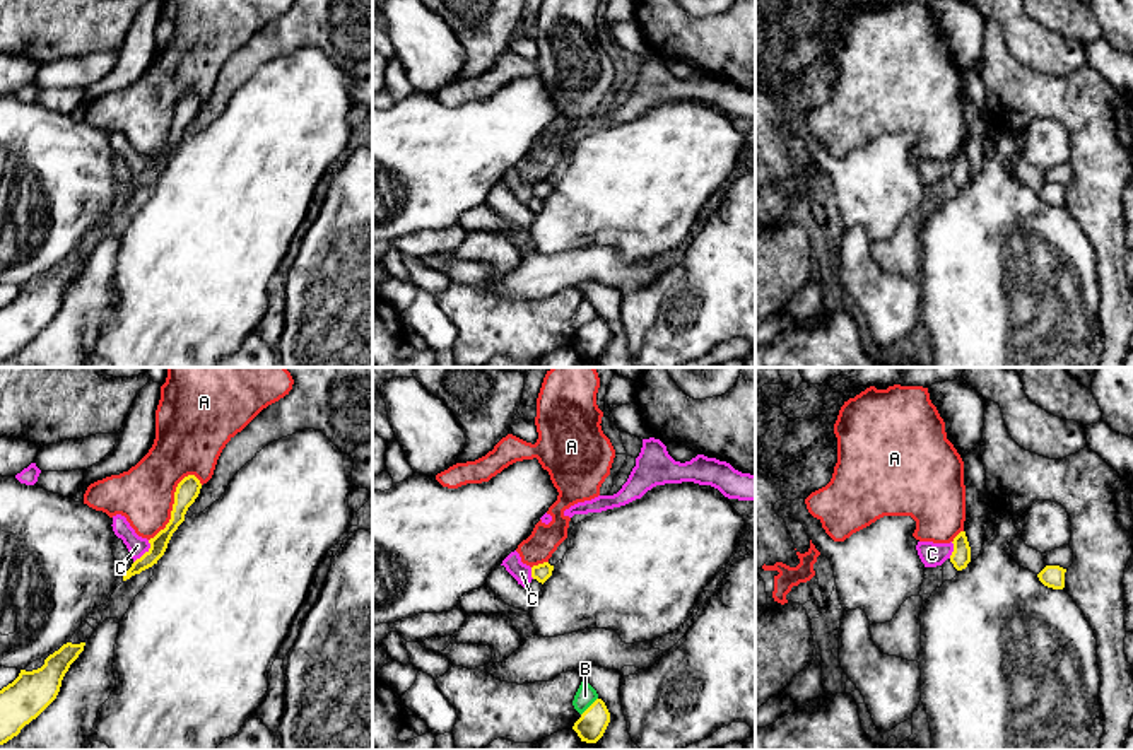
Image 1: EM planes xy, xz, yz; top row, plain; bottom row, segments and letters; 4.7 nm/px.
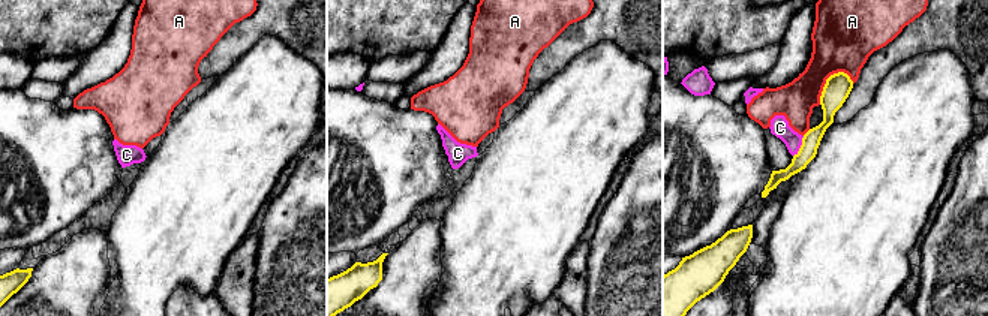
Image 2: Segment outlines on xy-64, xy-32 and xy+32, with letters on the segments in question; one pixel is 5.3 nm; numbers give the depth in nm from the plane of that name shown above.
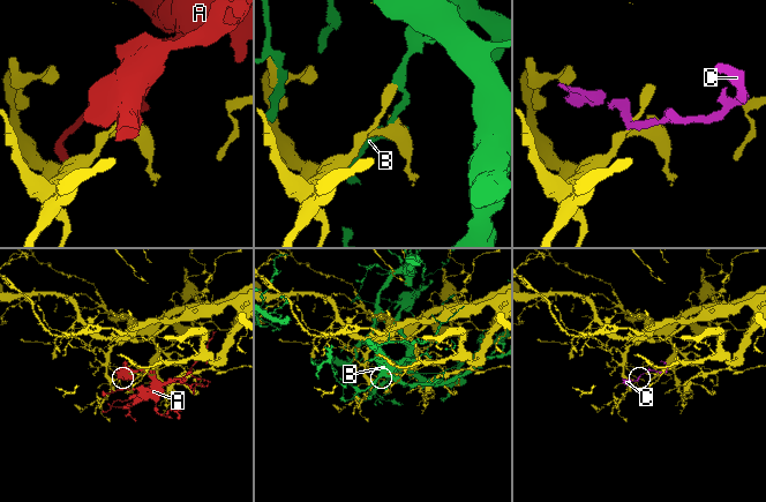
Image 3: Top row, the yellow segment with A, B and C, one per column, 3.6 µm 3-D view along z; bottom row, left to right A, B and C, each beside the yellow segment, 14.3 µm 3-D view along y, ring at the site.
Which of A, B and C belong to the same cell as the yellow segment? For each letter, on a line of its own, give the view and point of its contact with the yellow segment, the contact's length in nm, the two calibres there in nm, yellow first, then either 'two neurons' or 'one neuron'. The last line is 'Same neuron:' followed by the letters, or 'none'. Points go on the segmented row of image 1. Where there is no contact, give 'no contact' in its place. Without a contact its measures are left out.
A: meets yellow in xy at (173, 506); contact 380 nm long; 110 nm thick on the yellow side, 280 nm on the other; two neurons
B: meets yellow in xz at (590, 706); contact 120 nm long; 140 nm thick on the yellow side, 90 nm on the other; two neurons
C: meets yellow in xy at (146, 552); contact 130 nm long; 80 nm thick on the yellow side, 90 nm on the other; two neurons
Same neuron: none

